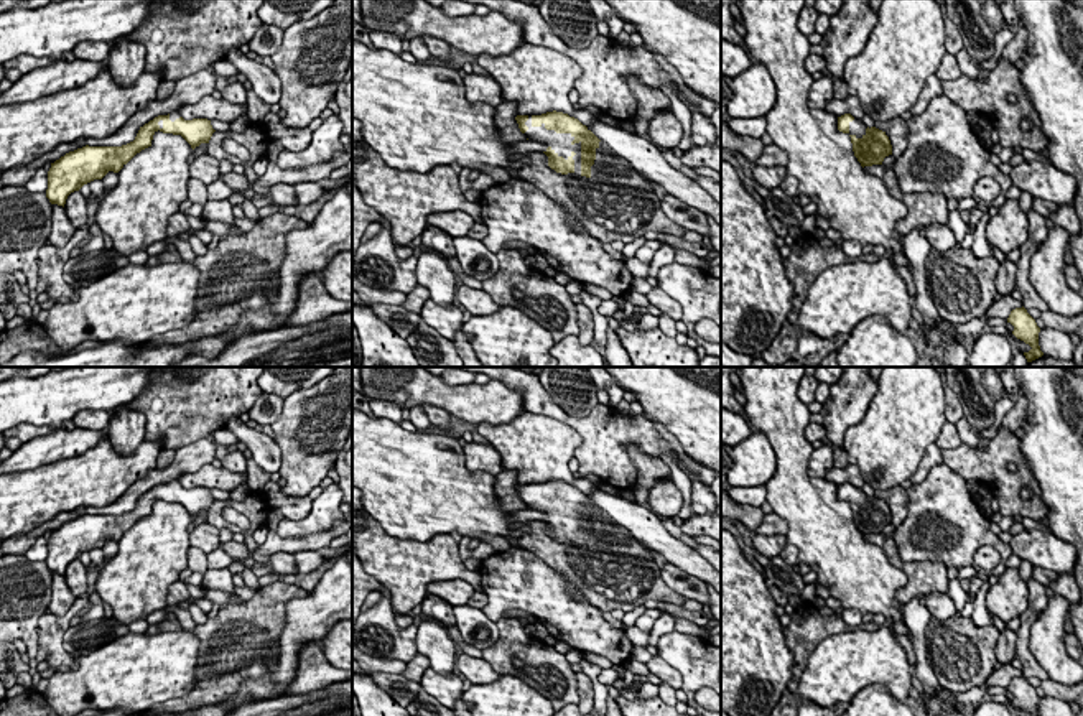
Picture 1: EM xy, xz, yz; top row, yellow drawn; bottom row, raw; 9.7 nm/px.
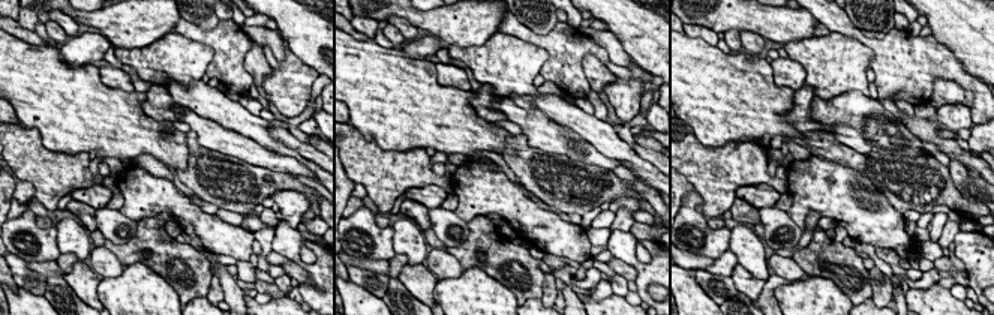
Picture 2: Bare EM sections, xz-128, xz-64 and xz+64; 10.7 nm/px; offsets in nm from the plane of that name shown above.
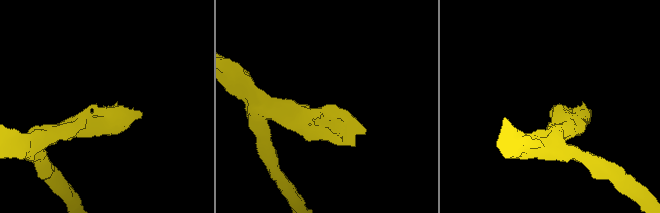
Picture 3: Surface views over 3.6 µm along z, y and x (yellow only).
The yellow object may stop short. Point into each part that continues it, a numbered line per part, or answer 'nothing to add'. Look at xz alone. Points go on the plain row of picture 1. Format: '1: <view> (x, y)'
1: xz (560, 511)

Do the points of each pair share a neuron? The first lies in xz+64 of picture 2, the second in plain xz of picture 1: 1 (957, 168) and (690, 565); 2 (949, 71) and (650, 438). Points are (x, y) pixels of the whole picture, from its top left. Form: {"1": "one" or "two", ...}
{"1": "two", "2": "one"}

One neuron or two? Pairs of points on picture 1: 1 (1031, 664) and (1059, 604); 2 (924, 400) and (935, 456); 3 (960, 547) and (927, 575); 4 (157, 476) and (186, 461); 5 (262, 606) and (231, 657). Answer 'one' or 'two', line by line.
1: two
2: two
3: two
4: one
5: one

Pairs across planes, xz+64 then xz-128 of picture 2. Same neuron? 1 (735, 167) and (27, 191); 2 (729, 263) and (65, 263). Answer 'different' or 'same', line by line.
1: different
2: same

